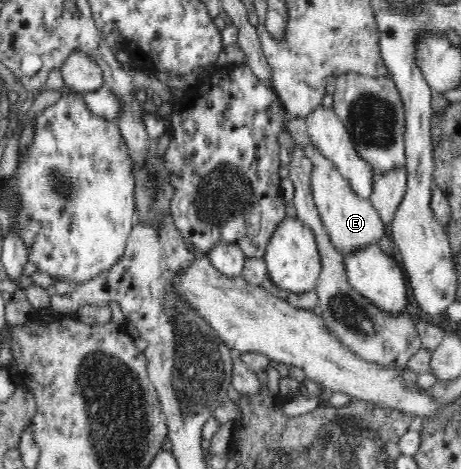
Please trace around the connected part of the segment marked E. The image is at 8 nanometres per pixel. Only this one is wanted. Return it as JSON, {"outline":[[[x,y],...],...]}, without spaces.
{"outline":[[[310,143],[301,148],[301,155],[312,162],[312,171],[309,172],[309,189],[312,190],[313,202],[336,251],[341,254],[360,248],[364,244],[378,244],[385,235],[386,224],[381,220],[380,214],[369,199],[356,196],[352,186],[336,169],[335,163],[323,155],[315,144]]]}

